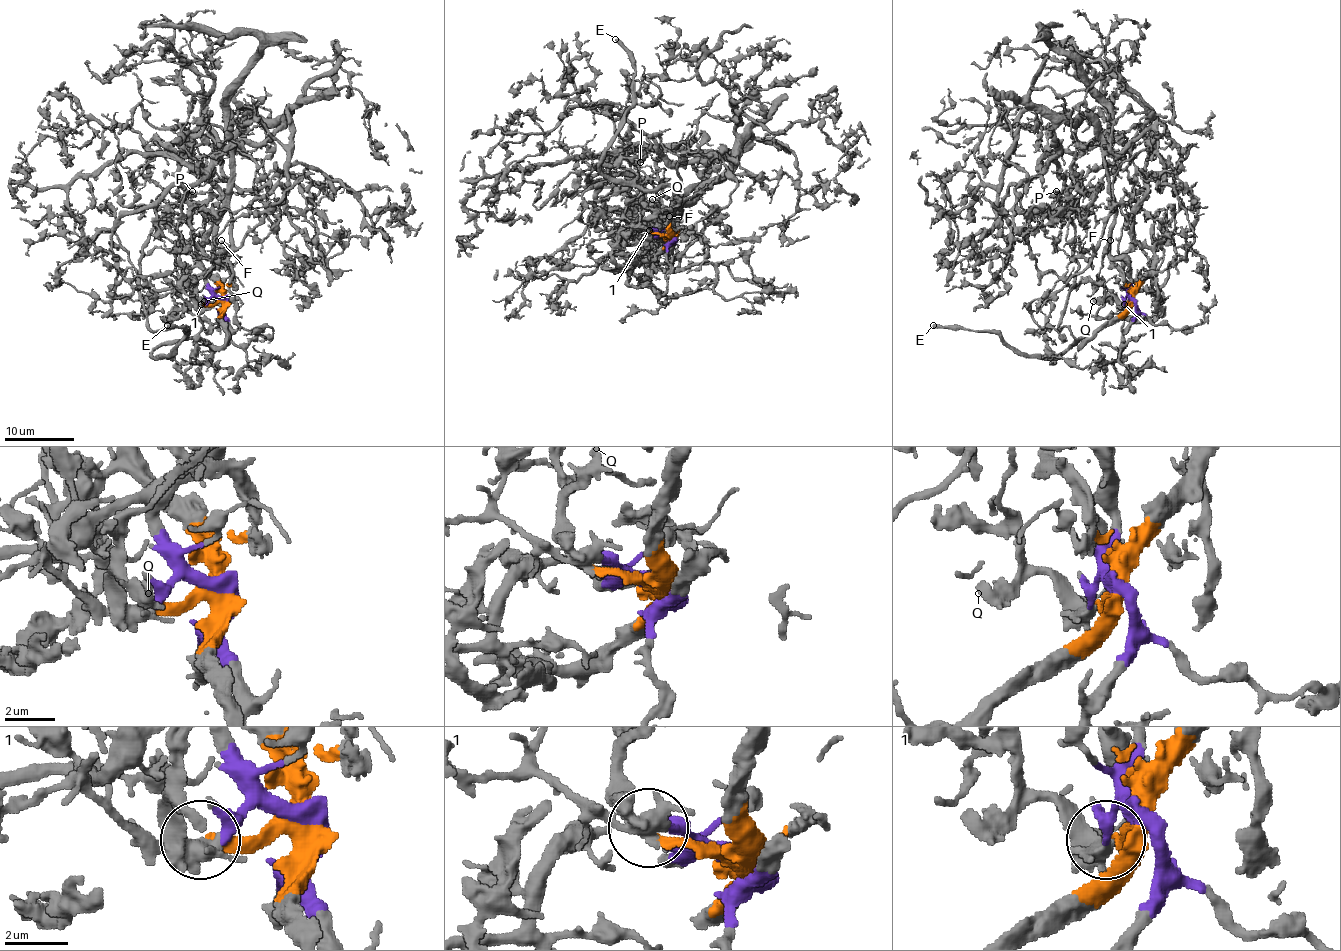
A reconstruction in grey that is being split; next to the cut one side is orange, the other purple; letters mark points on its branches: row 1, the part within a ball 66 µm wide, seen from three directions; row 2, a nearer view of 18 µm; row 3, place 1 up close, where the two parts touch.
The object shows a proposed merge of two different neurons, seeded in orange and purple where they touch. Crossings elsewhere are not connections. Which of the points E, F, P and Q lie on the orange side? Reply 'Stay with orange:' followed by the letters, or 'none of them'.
Stay with orange: E, F, Q

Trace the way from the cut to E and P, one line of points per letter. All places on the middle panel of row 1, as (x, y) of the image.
E: (672, 237), (670, 186), (652, 190), (612, 183), (602, 172), (602, 153), (631, 102), (635, 59), (616, 39)
P: (672, 237), (654, 237), (670, 230), (663, 216), (729, 165), (670, 162), (630, 127), (617, 156), (640, 162)

